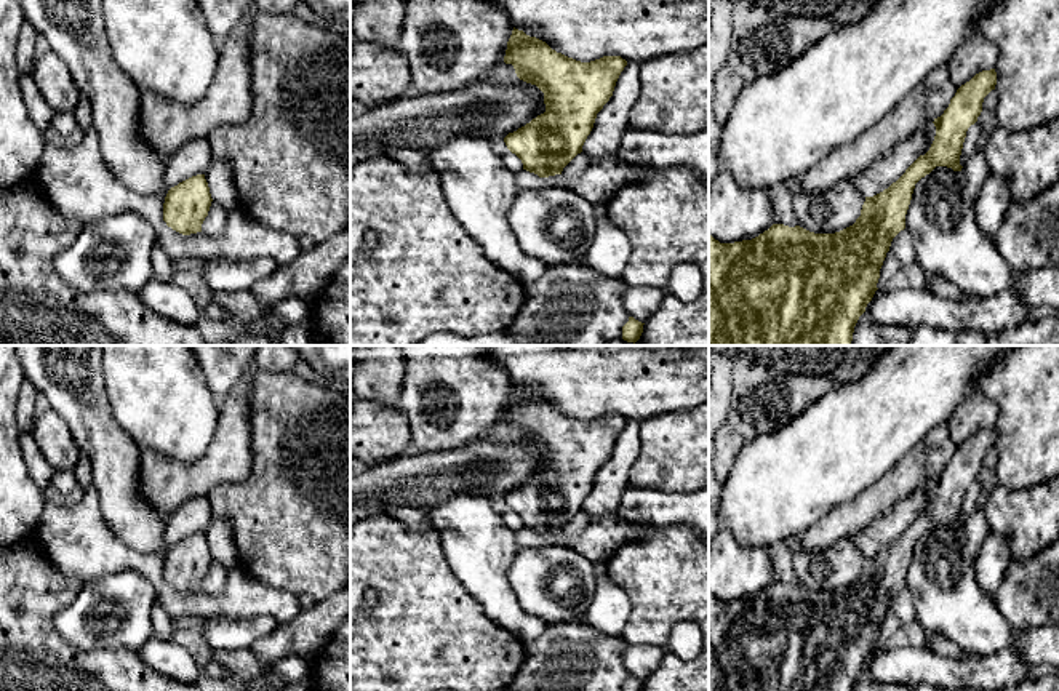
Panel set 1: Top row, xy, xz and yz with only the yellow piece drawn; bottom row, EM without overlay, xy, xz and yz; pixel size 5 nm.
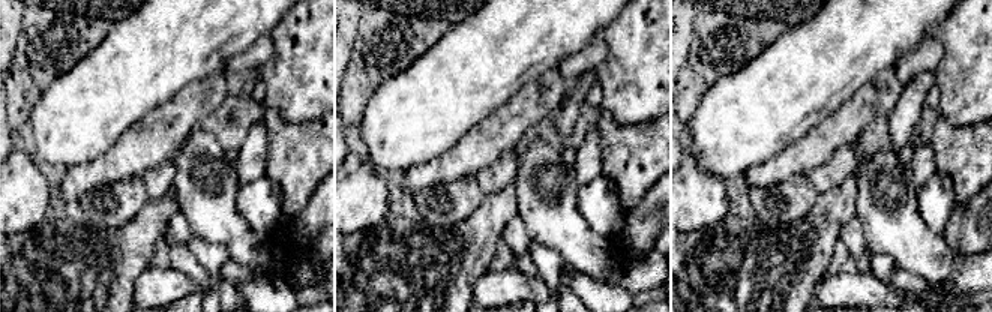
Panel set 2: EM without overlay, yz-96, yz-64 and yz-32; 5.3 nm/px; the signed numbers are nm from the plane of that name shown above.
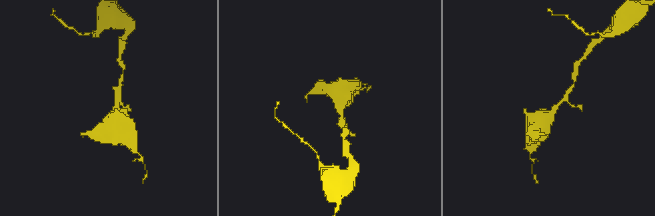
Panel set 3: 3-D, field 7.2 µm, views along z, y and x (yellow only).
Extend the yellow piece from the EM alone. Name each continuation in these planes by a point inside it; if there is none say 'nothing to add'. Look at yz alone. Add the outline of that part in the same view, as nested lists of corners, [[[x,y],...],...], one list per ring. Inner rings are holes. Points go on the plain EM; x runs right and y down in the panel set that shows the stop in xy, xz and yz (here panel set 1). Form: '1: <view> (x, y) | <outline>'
nothing to add

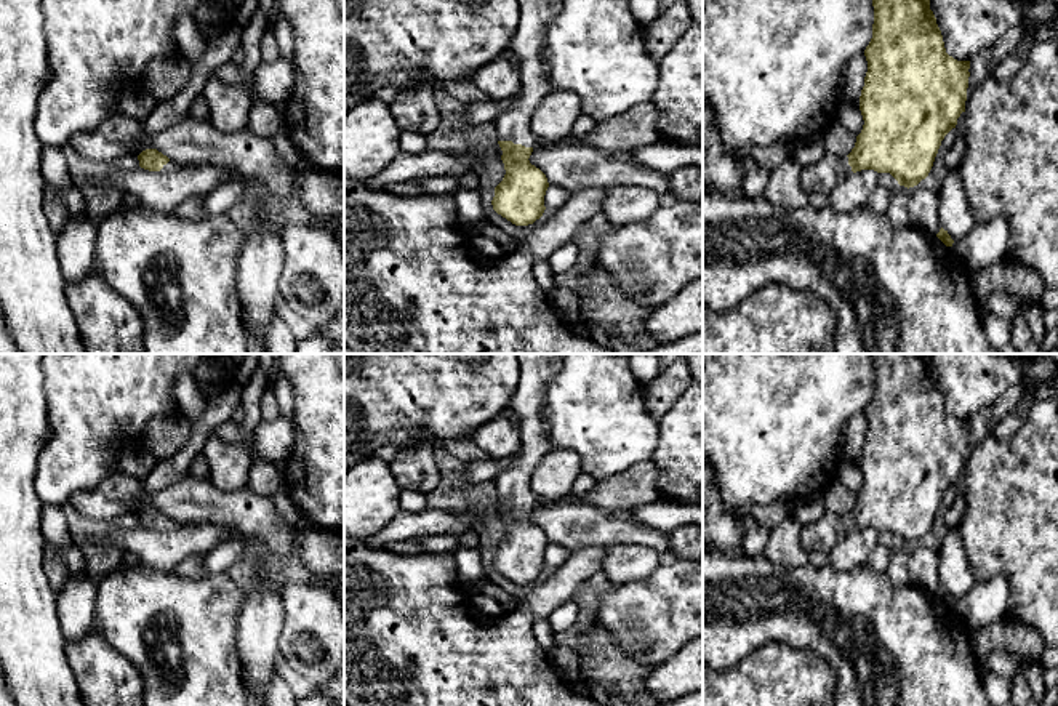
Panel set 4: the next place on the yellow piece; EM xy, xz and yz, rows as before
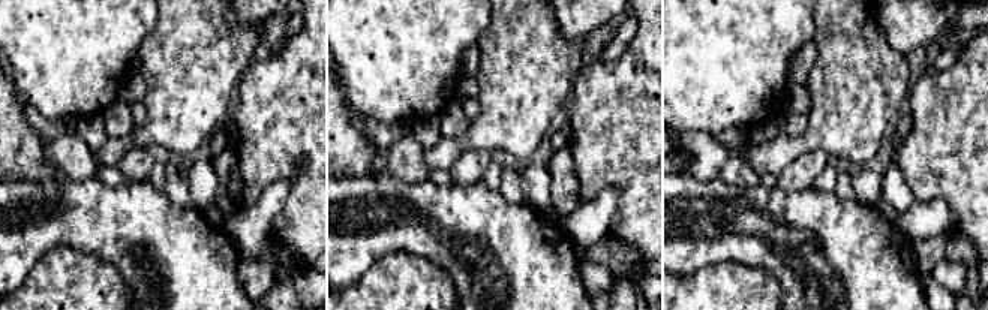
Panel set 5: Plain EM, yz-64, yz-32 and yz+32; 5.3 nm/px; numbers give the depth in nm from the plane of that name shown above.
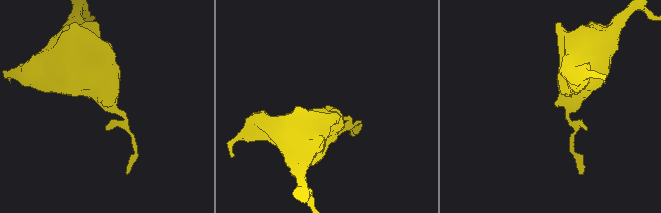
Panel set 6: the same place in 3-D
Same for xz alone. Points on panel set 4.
1: xz (527, 404) | [[[517,354],[520,379],[509,408],[520,421],[520,448],[512,463],[495,477],[498,499],[512,499],[535,506],[539,498],[530,487],[531,474],[539,461],[552,450],[543,408],[547,384],[560,370],[567,354]]]

